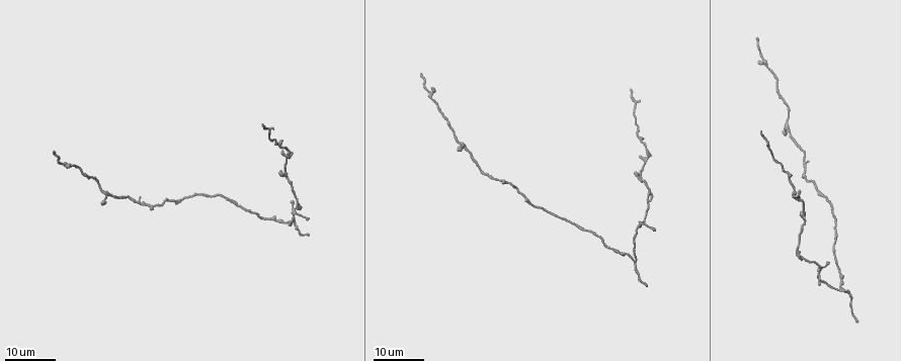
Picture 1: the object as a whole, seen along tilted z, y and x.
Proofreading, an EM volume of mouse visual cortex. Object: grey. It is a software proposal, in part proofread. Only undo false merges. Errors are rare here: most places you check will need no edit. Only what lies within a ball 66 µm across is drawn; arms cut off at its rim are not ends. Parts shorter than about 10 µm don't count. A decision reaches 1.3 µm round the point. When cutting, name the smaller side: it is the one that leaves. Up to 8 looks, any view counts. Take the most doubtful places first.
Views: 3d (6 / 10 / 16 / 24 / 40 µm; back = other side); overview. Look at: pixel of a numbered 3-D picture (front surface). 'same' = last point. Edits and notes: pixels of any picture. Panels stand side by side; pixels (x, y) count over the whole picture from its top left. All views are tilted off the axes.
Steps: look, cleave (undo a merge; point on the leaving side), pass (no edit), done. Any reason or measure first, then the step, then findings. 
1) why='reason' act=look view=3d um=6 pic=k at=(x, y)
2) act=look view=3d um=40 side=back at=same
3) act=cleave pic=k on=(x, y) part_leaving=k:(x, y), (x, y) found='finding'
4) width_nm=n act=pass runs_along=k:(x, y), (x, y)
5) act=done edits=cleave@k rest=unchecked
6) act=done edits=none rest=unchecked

why='side arm on a straight run' act=look view=3d um=16 pic=1 at=(843, 290)

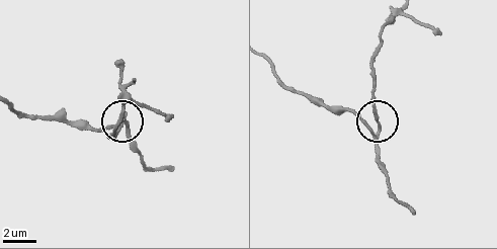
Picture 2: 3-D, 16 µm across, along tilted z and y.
act=look view=3d um=10 pic=2 at=(374, 115)

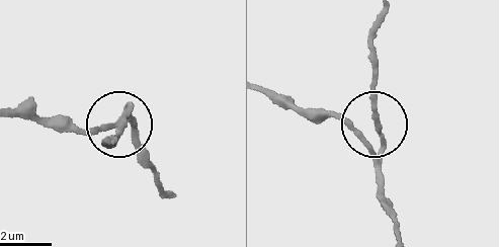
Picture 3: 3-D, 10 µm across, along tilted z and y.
act=pass found='continuous, no second neuron'

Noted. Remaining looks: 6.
why='sudden change in width' act=look view=3d um=16 pic=1 at=(644, 220)

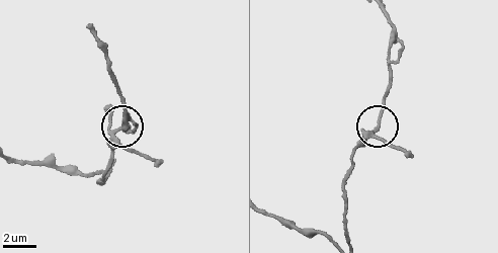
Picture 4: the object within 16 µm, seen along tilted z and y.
act=look view=3d um=6 pic=4 at=(376, 125)

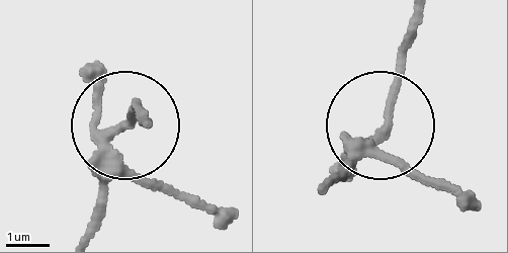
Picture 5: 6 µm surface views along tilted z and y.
width_nm=160 act=pass runs_along=5:(327, 183), (385, 111), (408, 33) found='continuous, no second neuron'

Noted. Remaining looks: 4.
act=look view=3d um=16 pic=1 at=(287, 170)

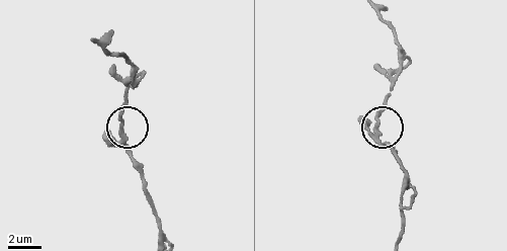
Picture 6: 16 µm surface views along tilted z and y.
act=look view=3d um=10 pic=6 at=(123, 135)

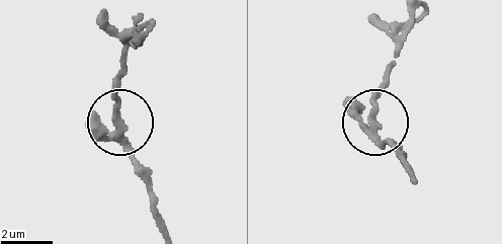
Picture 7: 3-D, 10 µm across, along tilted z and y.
arms=3 act=pass found='one neuron here'

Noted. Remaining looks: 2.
act=look view=3d um=16 pic=1 at=(834, 257)

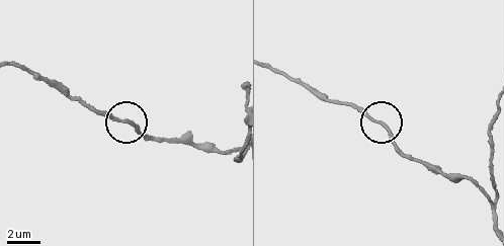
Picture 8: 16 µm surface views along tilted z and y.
act=look view=3d um=10 pic=8 at=(378, 124)

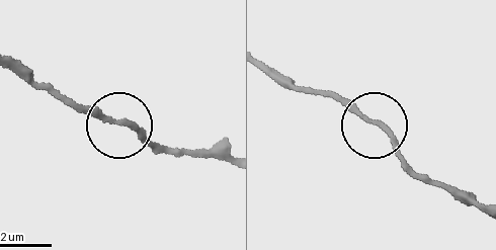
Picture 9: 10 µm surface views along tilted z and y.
act=pass runs_along=9:(370, 120), (322, 90) found='all the same neuron'

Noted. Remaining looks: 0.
act=done edits=none rest=unchecked

